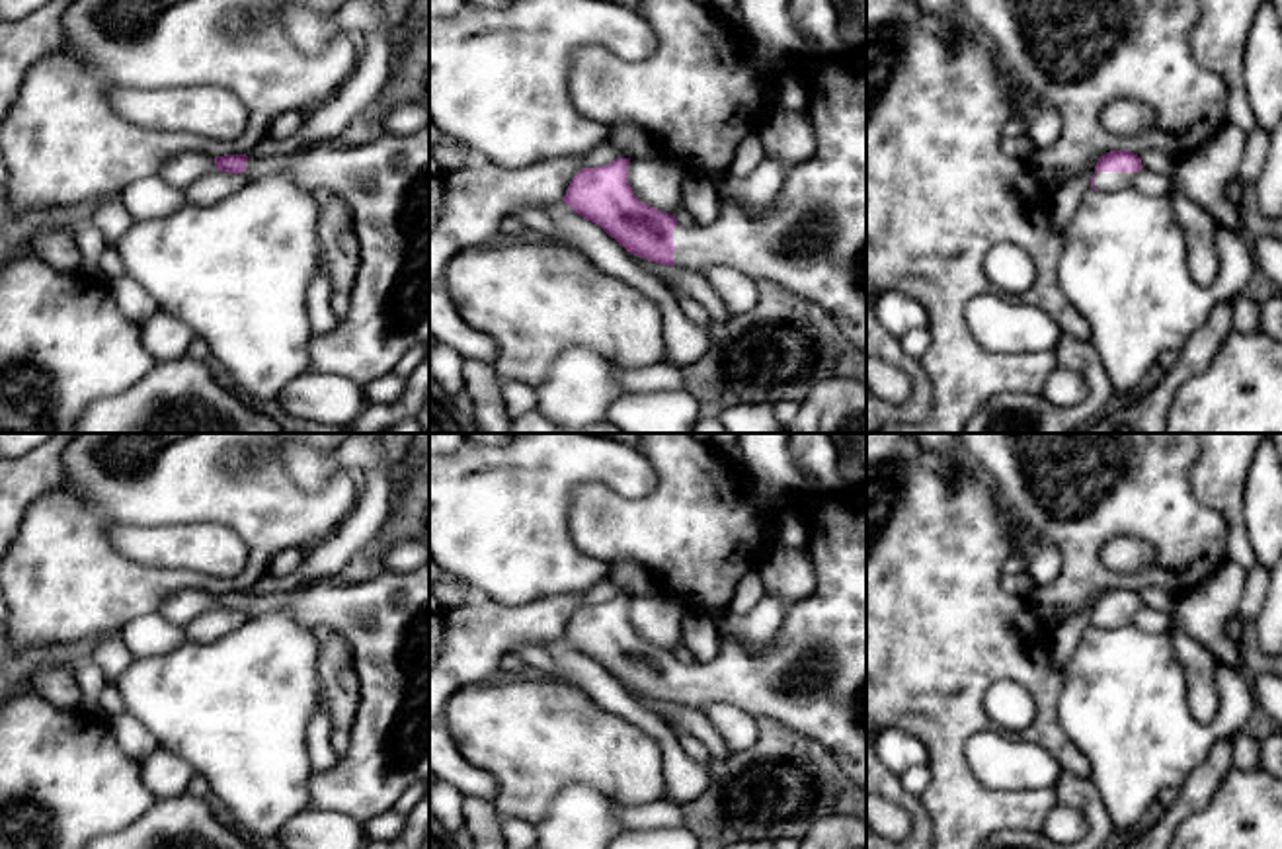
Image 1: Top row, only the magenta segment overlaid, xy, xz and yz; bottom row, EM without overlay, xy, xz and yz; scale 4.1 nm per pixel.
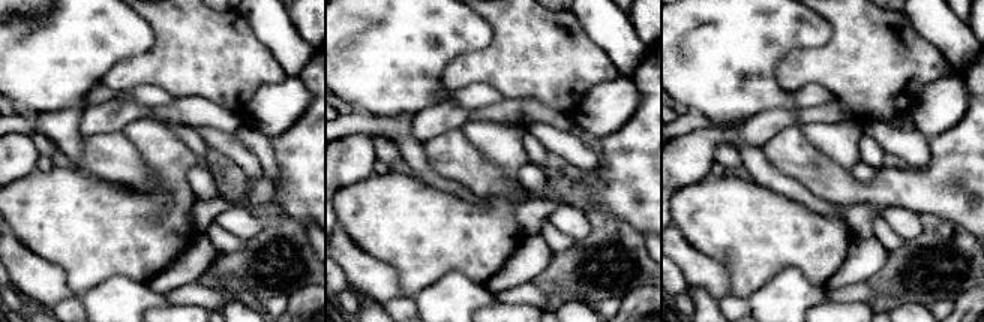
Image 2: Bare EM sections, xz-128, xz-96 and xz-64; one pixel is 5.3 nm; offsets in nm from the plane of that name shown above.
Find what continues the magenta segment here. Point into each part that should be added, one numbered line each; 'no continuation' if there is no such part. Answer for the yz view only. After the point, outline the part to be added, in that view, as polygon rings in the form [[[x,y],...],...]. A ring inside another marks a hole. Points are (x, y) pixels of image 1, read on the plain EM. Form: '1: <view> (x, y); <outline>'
1: yz (1105, 619); [[[1097,609],[1095,625],[1099,627],[1099,630],[1110,630],[1132,623],[1134,615],[1134,609]]]

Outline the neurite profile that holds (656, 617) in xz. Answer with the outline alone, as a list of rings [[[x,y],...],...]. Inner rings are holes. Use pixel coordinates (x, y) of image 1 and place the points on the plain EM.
[[[663,591],[632,593],[628,601],[628,621],[634,632],[661,648],[675,652],[683,642],[683,621],[689,611]]]

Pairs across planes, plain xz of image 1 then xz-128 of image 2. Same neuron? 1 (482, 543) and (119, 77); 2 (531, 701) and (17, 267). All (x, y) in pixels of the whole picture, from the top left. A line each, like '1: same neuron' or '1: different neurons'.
1: different neurons
2: different neurons

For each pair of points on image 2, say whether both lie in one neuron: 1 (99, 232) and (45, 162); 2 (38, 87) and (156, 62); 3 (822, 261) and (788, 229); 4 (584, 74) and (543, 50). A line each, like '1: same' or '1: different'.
1: different
2: different
3: same
4: same

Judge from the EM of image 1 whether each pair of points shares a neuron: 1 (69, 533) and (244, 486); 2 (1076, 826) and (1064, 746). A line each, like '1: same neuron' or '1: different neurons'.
1: same neuron
2: different neurons

